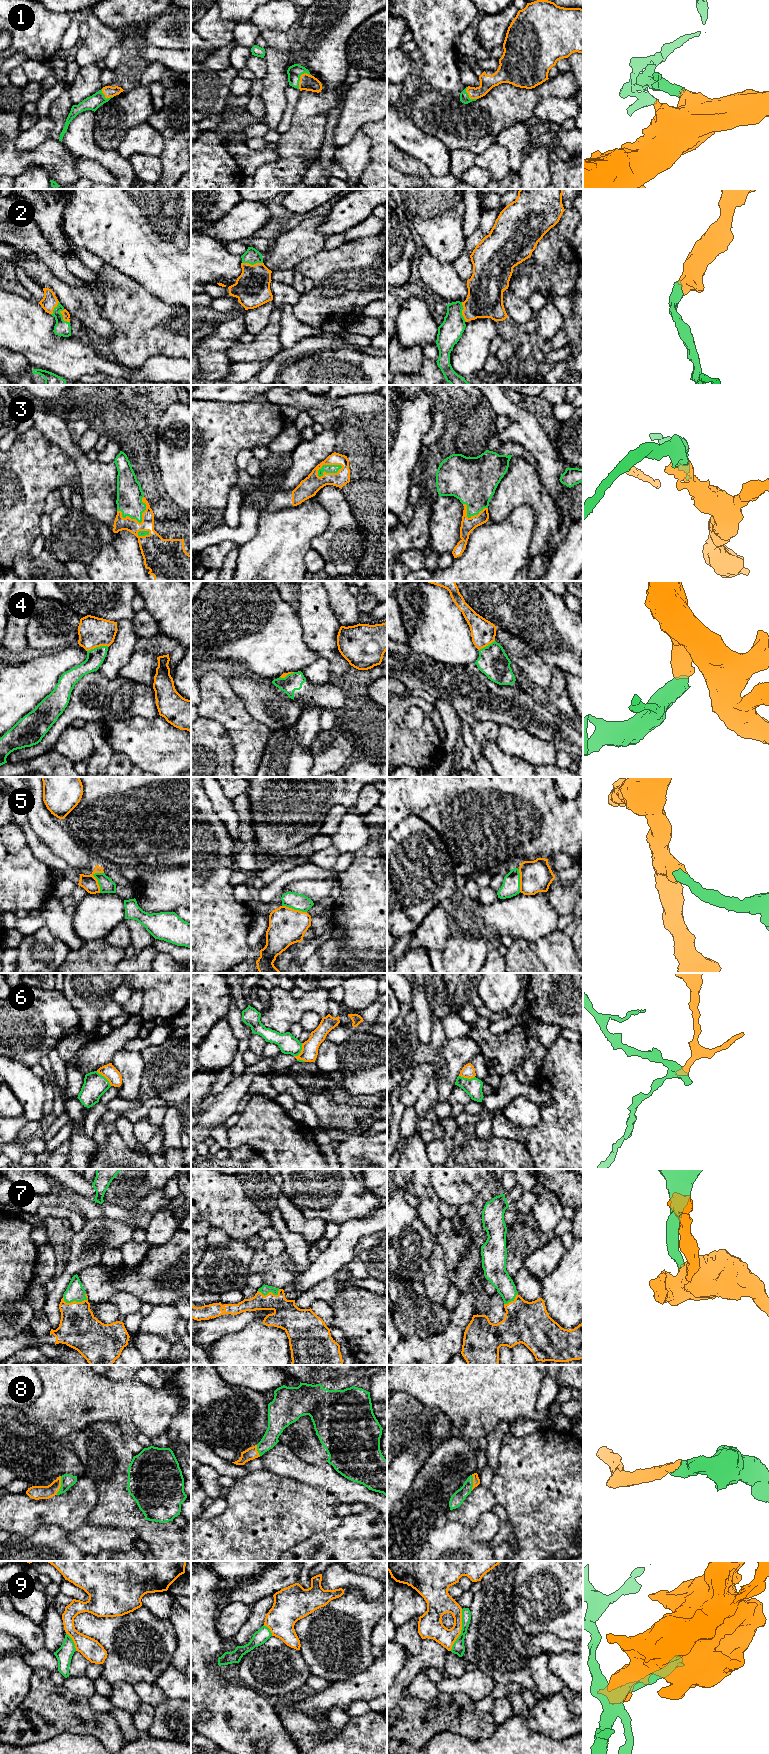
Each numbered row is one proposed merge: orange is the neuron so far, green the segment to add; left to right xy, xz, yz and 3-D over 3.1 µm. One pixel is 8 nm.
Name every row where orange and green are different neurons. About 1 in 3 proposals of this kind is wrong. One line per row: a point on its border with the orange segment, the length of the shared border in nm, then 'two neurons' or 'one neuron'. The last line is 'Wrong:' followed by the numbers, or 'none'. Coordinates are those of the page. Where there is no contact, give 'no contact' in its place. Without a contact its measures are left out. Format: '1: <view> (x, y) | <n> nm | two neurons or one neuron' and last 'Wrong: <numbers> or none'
1: xz (300, 77) | 160 nm | one neuron
2: xz (252, 265) | 170 nm | one neuron
3: xz (329, 473) | 220 nm | one neuron
4: xy (97, 646) | 180 nm | two neurons
5: xy (97, 882) | 170 nm | two neurons
6: xy (104, 1076) | 170 nm | two neurons
7: xy (74, 1301) | 200 nm | one neuron
8: xy (60, 1485) | 160 nm | one neuron
9: yz (461, 1629) | 340 nm | two neurons
Wrong: 4, 5, 6, 9

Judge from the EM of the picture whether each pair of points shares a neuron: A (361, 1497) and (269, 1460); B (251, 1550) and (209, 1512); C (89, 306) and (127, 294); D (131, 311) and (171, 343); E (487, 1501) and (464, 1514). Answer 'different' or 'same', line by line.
A: same
B: different
C: different
D: same
E: same

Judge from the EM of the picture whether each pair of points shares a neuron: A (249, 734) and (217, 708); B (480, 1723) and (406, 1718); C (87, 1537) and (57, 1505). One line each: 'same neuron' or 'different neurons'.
A: same neuron
B: same neuron
C: different neurons

